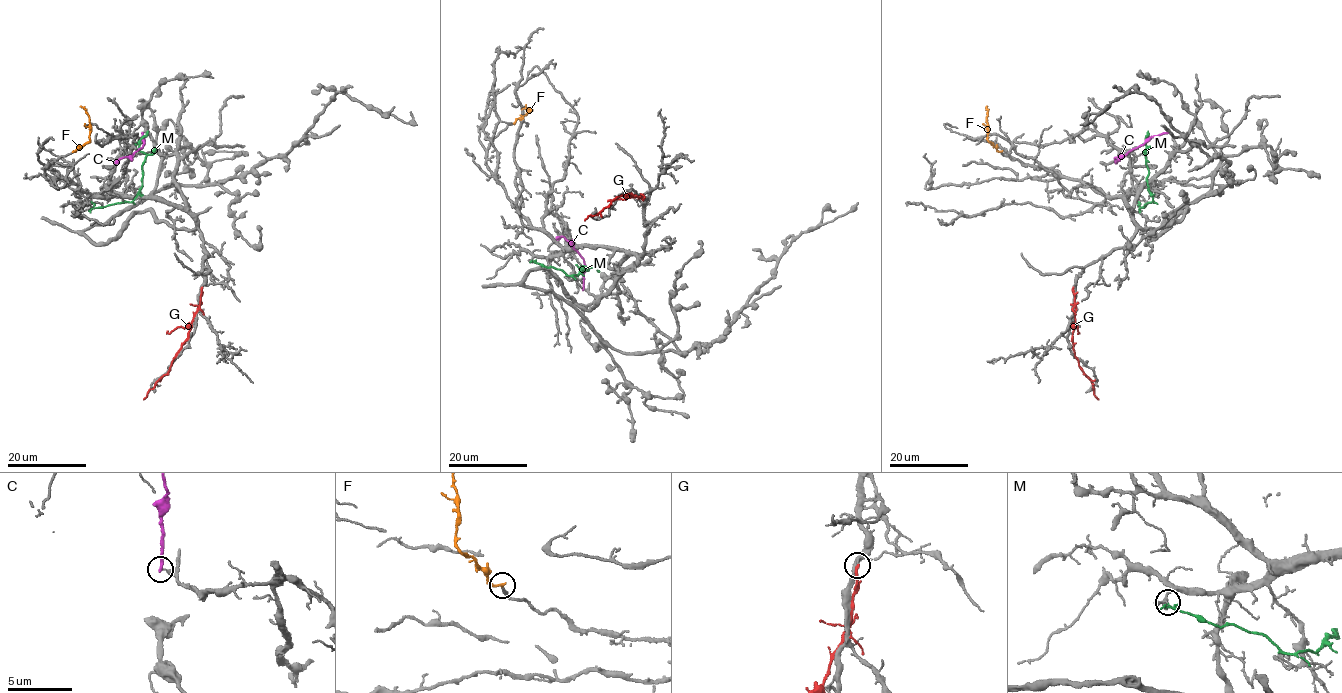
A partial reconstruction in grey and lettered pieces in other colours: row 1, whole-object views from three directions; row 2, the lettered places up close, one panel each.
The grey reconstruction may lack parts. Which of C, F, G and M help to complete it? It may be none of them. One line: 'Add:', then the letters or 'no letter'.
Add: F

